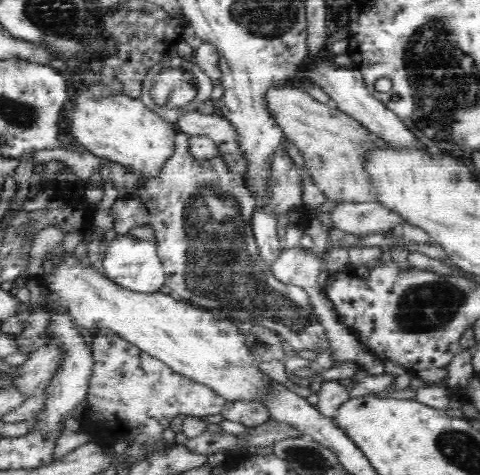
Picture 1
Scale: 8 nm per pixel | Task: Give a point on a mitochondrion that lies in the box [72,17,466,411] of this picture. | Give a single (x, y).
(219, 270)

